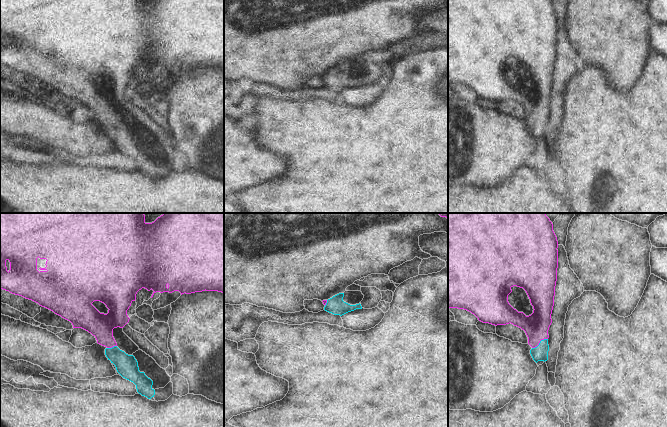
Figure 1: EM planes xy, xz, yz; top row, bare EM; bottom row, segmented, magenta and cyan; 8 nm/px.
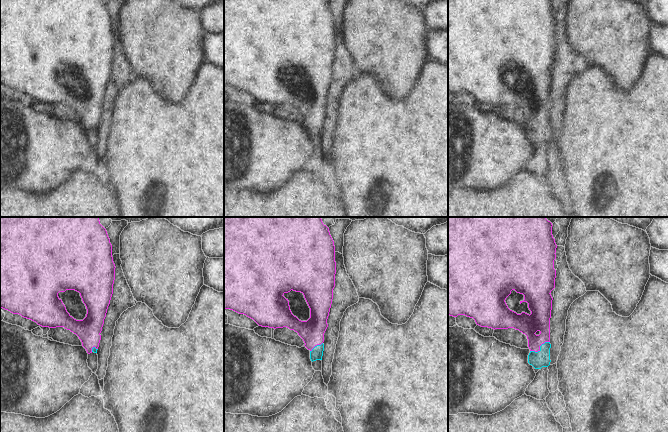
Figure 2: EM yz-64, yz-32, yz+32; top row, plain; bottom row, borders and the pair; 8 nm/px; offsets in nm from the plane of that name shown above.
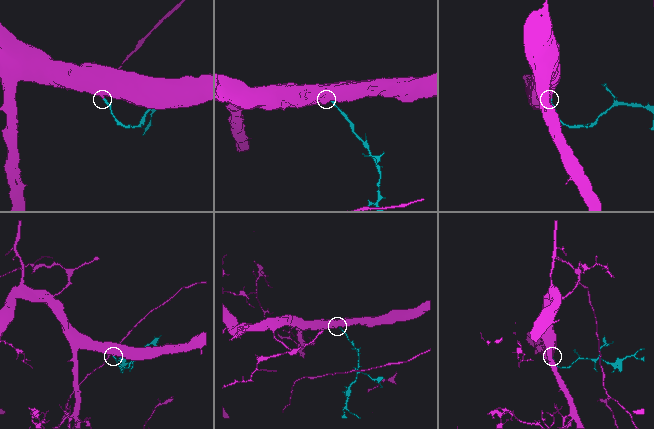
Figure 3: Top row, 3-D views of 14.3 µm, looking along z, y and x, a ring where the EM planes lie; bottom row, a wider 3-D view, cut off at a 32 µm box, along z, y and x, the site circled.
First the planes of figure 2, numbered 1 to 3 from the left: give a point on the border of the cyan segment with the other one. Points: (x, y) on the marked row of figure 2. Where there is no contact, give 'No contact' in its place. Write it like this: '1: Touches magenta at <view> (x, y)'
1: Touches magenta at yz-64 (93, 346)
2: Touches magenta at yz-32 (316, 345)
3: Touches magenta at yz+32 (539, 348)

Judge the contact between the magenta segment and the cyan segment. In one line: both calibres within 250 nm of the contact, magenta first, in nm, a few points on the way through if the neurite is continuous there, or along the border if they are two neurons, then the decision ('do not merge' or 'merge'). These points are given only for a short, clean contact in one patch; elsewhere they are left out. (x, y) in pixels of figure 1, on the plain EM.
200 nm thick on the magenta side, 130 nm on the other; runs through yz (536, 102), (539, 118), (540, 129); merge

